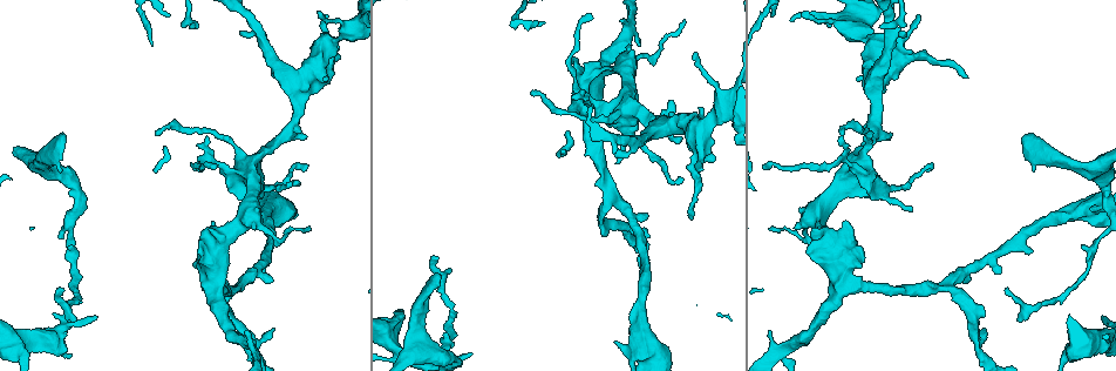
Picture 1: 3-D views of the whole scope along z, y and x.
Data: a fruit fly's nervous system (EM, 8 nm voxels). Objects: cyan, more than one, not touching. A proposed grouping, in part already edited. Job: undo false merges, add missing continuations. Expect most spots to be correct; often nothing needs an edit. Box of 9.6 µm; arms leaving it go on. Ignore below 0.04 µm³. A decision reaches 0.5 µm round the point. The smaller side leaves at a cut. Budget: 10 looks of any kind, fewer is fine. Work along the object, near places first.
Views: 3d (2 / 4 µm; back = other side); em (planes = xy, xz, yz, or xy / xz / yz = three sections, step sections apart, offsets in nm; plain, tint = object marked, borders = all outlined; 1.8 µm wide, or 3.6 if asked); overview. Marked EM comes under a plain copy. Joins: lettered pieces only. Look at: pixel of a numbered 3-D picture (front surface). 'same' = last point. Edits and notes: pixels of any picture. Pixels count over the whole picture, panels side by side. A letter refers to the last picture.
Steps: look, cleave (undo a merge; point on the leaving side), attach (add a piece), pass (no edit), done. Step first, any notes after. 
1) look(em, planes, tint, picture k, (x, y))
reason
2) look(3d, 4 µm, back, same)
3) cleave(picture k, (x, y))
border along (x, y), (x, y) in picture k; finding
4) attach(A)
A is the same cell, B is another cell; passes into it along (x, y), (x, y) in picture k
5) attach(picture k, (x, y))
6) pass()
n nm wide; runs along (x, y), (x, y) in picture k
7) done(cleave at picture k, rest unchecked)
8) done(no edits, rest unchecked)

look(em, 3.6 µm, yz, step 4, tint, picture 1, (261, 204))
sharp bend

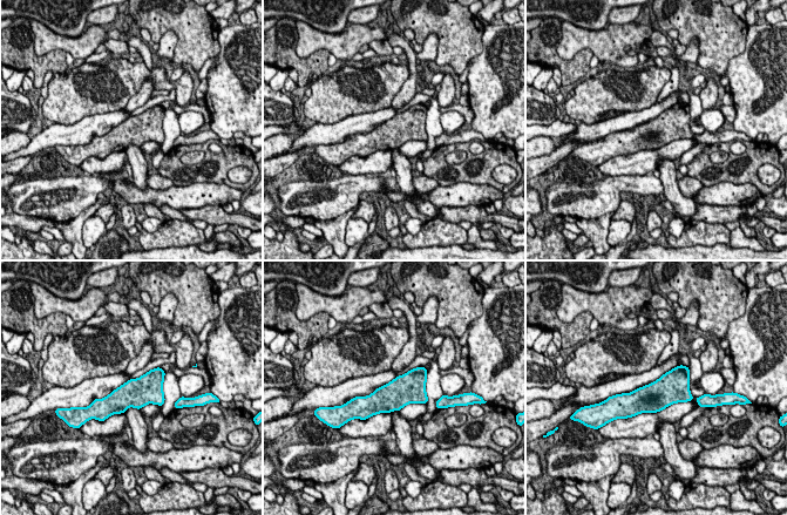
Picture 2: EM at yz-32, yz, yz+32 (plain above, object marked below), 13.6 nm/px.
look(em, 3.6 µm, planes, borders, same)

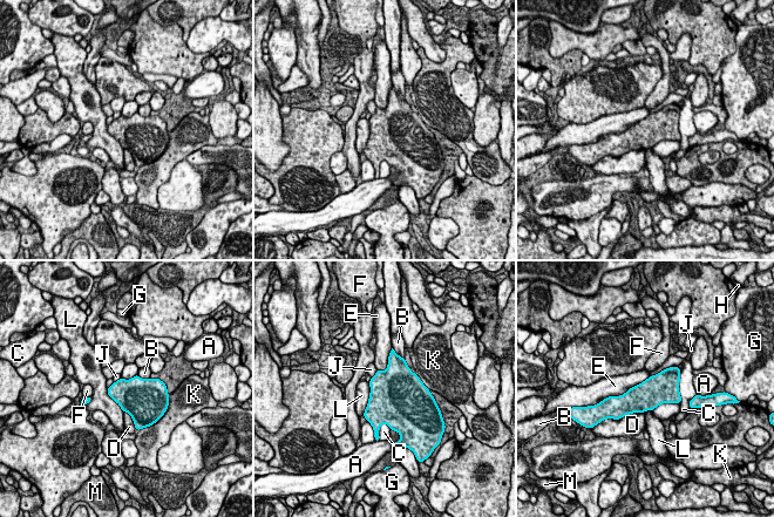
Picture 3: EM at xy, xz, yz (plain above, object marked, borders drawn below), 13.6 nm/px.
pass()
A, B, C, D, E, F, G, H, J, K, L and M are other cells; border along (369, 382), (369, 399), (362, 415) in picture 3; continuous, no second neuron

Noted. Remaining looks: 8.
look(em, planes, borders, picture 1, (63, 288))
end of a long branch

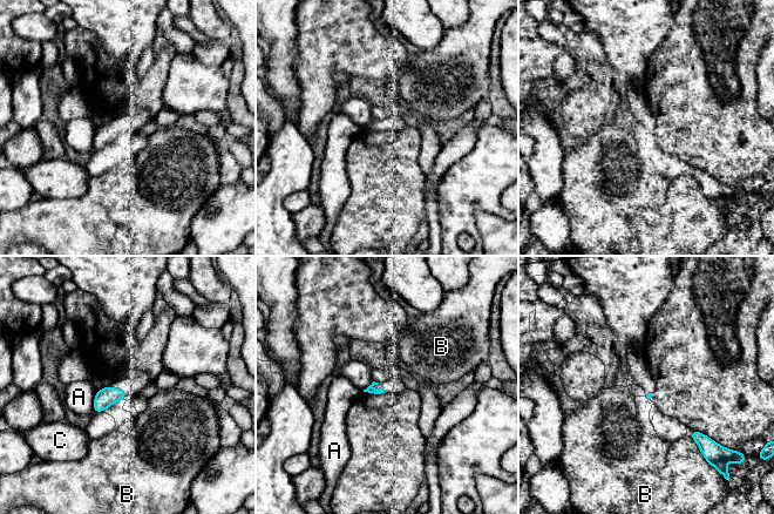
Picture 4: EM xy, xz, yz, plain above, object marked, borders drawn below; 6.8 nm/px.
pass()
A, B and C are other cells; border along (97, 391), (94, 398), (93, 412) in picture 4; no lettered piece goes on from it

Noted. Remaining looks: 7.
look(em, xy, step 16, borders, picture 1, (1095, 344))
calibre changes

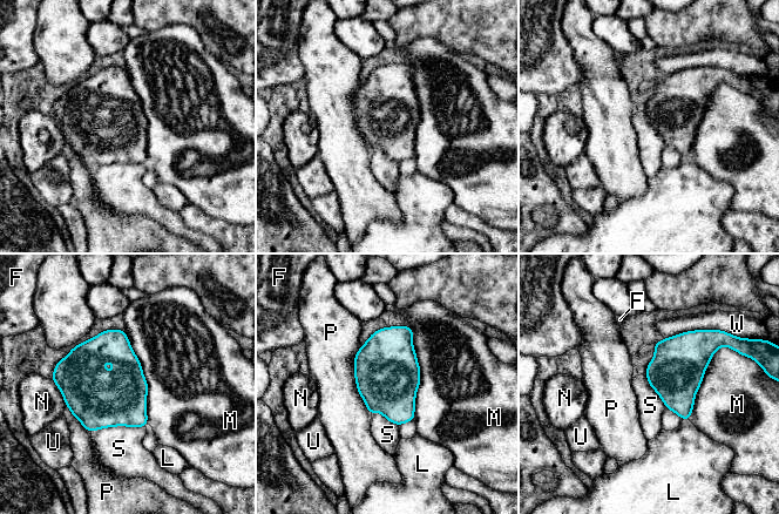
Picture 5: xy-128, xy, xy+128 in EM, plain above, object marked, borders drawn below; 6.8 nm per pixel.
pass()
F, L, M, N, P, S, U and W are other cells; border along (652, 344), (647, 380), (665, 407) in picture 5; one neuron here

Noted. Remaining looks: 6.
look(3d, 4 µm, back, picture 1, (212, 276))
four or more arms meet

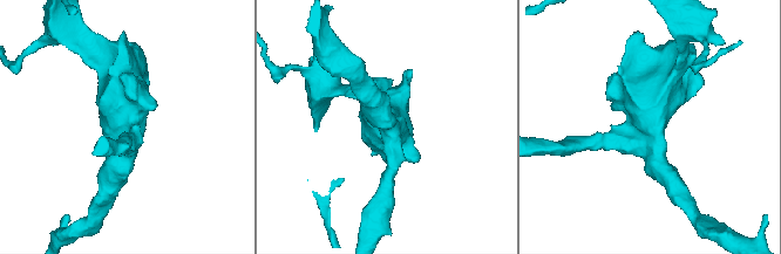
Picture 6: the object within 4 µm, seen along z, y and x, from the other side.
look(em, 3.6 µm, xy, step 8, borders, picture 6, (651, 128))
4 arms

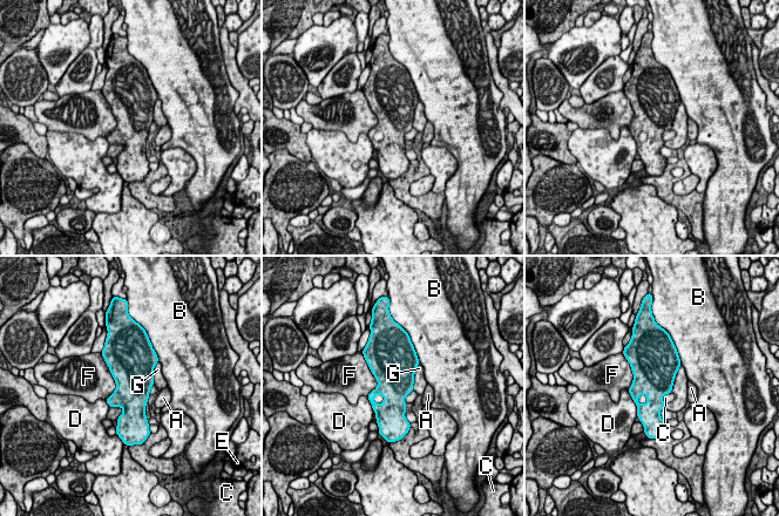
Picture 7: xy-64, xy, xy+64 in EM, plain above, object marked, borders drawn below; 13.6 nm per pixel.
look(em, 3.6 µm, planes, borders, same)
another direction

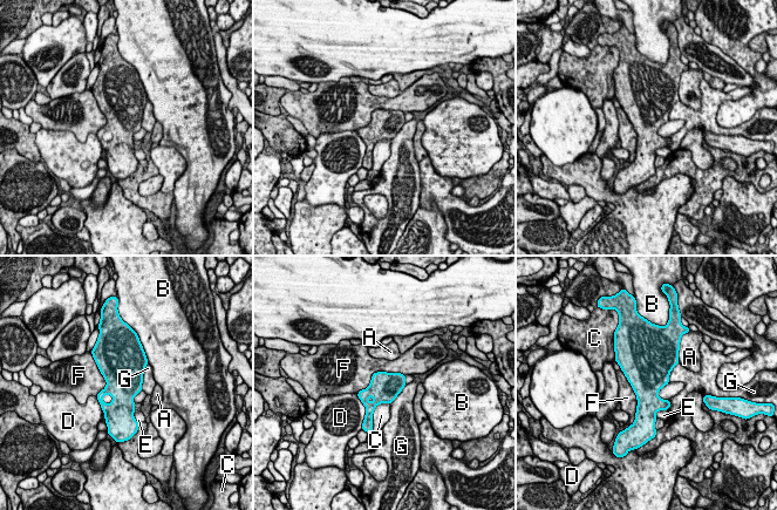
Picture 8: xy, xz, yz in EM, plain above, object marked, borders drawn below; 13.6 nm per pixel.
pass()
A, B, C, D, E, F and G are other cells; border along (389, 402), (375, 407), (372, 426) in picture 8; all the same neuron

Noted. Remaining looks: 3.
done(no edits, rest unchecked)

